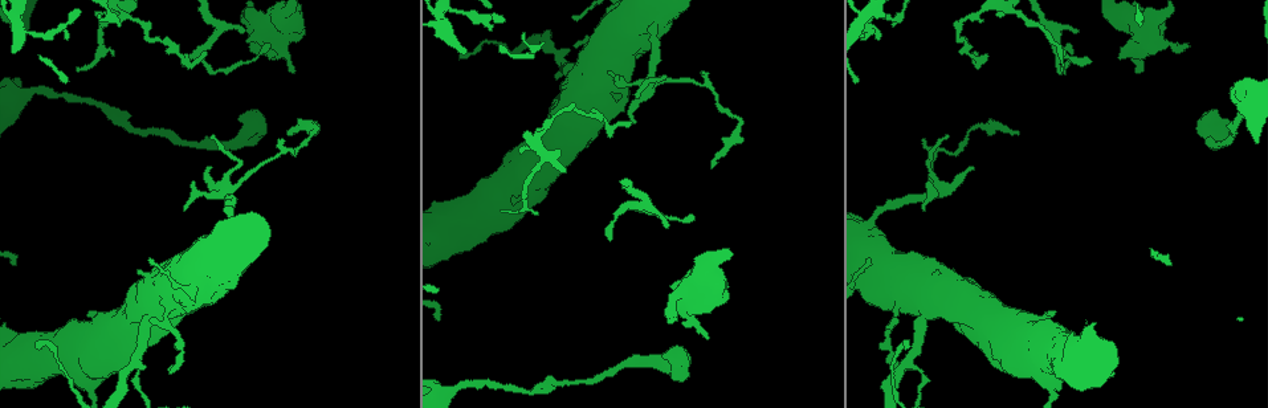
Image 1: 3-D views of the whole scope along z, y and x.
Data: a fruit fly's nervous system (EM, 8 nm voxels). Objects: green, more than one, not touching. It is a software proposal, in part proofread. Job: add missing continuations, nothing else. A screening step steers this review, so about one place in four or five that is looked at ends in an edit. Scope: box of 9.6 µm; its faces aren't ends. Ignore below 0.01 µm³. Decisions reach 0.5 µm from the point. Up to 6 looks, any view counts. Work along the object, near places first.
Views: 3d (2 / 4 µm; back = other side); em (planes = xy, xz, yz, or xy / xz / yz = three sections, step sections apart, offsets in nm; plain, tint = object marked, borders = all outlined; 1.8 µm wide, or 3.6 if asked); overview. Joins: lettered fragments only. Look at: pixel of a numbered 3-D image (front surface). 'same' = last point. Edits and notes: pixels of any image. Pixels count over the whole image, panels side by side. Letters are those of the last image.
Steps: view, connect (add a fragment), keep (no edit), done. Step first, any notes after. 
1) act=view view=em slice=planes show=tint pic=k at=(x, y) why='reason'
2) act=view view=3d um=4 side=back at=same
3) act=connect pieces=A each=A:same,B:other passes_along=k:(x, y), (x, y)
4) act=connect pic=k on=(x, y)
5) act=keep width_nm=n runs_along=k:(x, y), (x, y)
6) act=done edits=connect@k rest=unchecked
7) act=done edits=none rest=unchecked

act=view view=em um=3.6 slice=planes show=borders pic=1 at=(895, 308) why='sudden change in width'

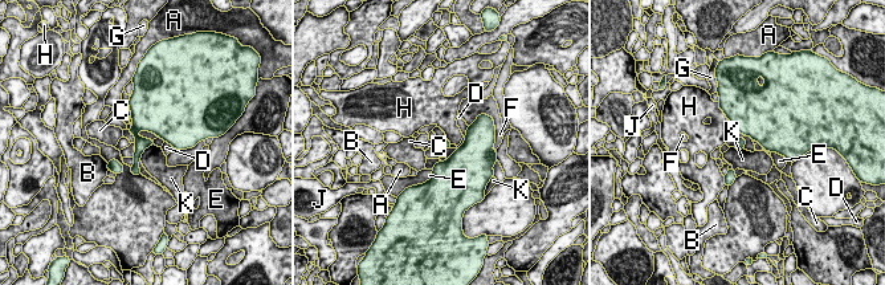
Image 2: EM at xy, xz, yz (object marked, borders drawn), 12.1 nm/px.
act=keep each=A:other,B:other,C:other,D:other,E:other,F:other,G:other,H:other,J:other,K:other border=2:(154, 145), (143, 151), (139, 161) found='no lettered fragment goes on from it'

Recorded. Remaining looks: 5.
act=view view=3d um=4 pic=1 at=(1019, 133) why='free end'

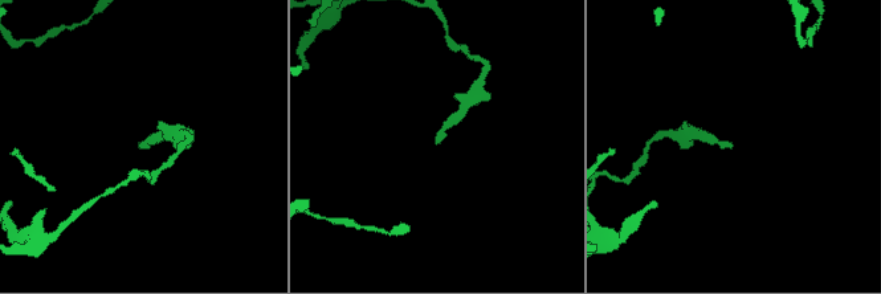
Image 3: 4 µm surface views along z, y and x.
act=view view=em slice=planes show=plain pic=3 at=(140, 144)

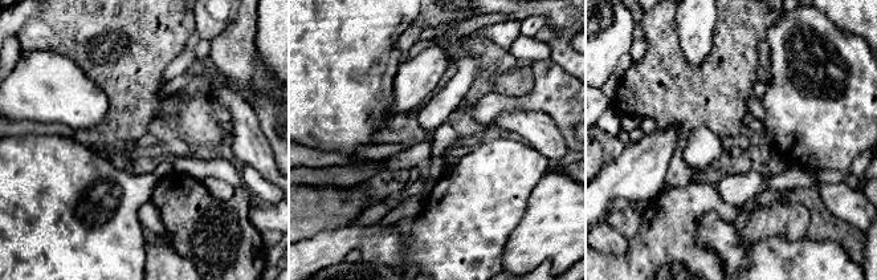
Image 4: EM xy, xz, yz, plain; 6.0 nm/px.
act=view view=em slice=planes show=borders at=same why='see the neighbours'

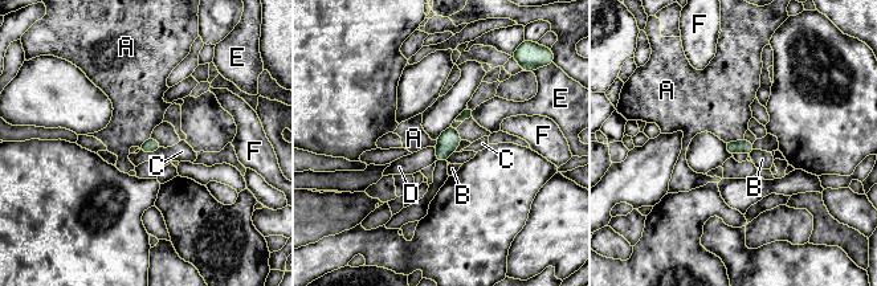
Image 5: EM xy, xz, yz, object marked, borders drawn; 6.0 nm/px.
act=keep width_nm=80 each=A:other,B:other,C:other,D:other,E:other,F:other border=5:(743, 138), (723, 142) found='none of them fits'

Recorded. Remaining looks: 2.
act=view view=3d um=2 pic=1 at=(665, 225) why='branch stops here'

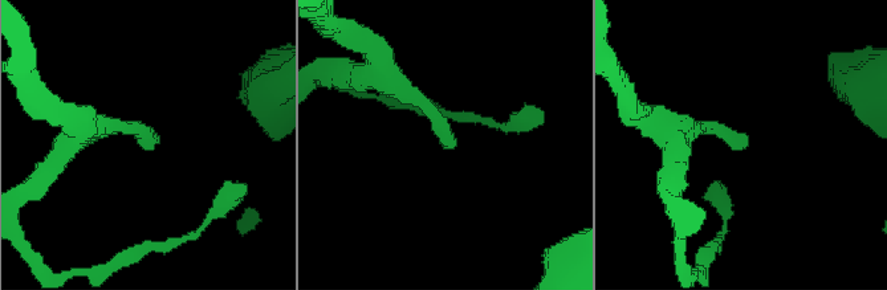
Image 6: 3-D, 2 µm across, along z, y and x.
act=view view=em slice=planes show=borders pic=6 at=(149, 150)

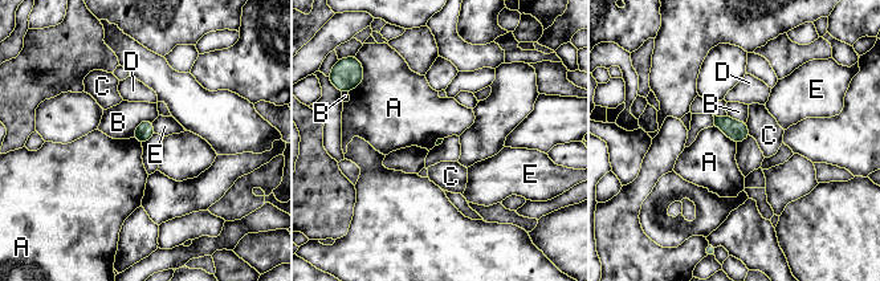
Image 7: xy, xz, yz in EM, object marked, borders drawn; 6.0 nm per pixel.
act=keep each=A:other,B:other,C:other,D:other,E:other border=7:(714, 125), (736, 145) found='no lettered fragment goes on from it'

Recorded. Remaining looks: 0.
act=done edits=none rest=unchecked

